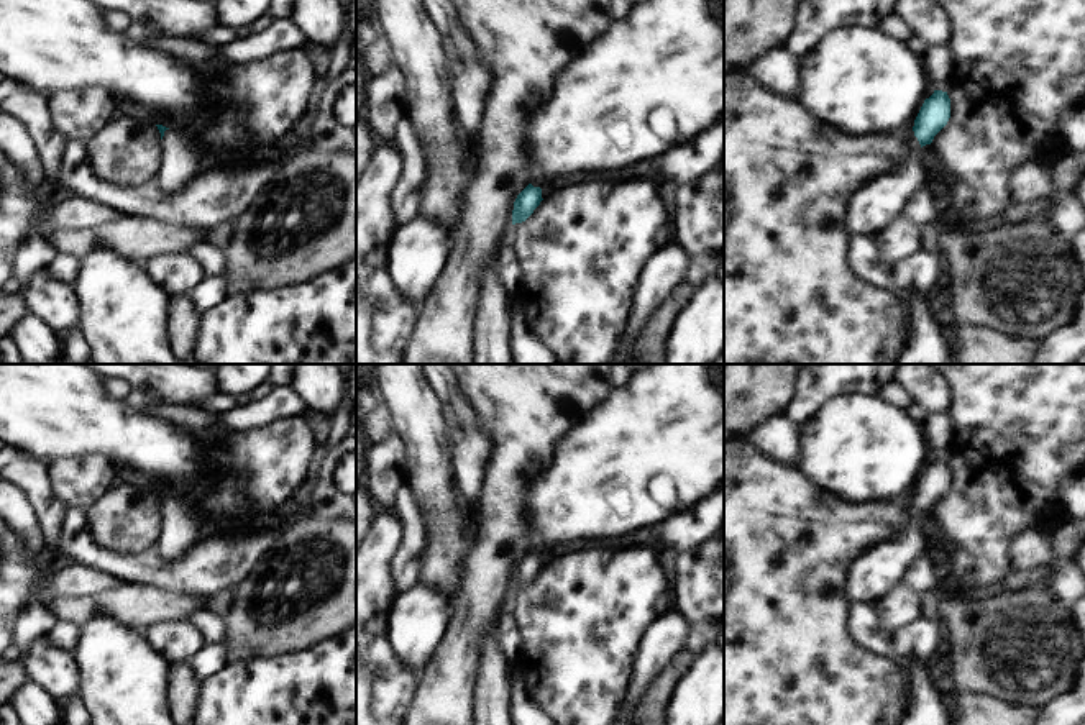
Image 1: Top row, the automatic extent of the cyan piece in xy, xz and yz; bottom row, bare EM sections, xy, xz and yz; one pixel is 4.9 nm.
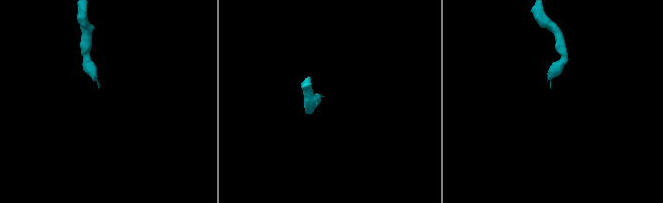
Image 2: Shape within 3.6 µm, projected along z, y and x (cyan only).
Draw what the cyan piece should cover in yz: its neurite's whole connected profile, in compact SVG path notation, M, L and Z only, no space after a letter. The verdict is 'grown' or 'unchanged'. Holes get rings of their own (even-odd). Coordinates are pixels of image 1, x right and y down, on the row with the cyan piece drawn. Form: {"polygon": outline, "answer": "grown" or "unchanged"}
{"polygon": "M934 90L924 100L908 138L908 156L891 171L867 182L849 202L849 235L875 236L885 226L904 217L904 207L914 192L924 187L924 166L921 148L931 144L934 136L950 118L947 92Z", "answer": "grown"}

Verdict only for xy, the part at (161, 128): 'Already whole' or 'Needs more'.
Needs more.

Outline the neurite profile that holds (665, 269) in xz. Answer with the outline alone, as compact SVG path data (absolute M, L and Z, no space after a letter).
M671 241L643 264L627 328L609 364L625 364L629 361L630 348L645 320L673 287L683 282L683 274L689 261L688 253Z

